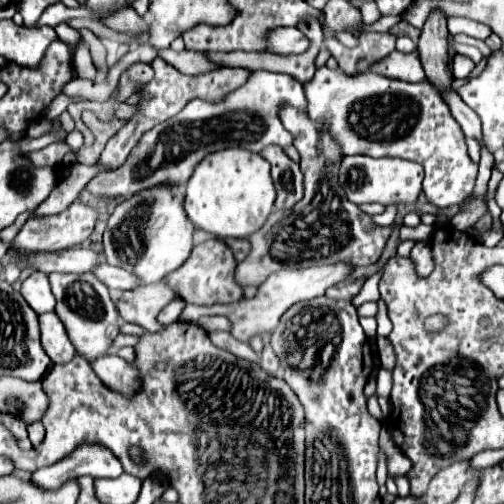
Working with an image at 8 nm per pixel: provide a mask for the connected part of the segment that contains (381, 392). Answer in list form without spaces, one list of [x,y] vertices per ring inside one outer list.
[[[381,370],[379,376],[377,376],[377,396],[385,396],[389,398],[389,392],[391,392],[391,372],[387,370]]]

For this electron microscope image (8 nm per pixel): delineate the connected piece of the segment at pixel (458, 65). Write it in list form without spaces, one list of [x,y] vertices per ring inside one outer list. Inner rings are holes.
[[[455,54],[455,58],[453,58],[453,76],[455,78],[467,78],[473,68],[475,68],[473,60],[469,60],[467,56]]]

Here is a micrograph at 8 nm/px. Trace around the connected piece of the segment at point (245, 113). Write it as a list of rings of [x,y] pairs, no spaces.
[[[253,70],[249,80],[229,92],[225,100],[217,104],[209,104],[207,100],[191,100],[177,116],[145,132],[121,168],[97,174],[93,180],[89,180],[87,190],[99,198],[127,198],[143,188],[151,188],[161,182],[179,186],[185,184],[193,174],[193,168],[207,154],[213,154],[217,150],[237,146],[251,152],[261,152],[269,144],[287,148],[293,144],[293,134],[283,128],[281,118],[277,116],[281,104],[289,104],[301,112],[307,112],[303,86],[289,74]]]

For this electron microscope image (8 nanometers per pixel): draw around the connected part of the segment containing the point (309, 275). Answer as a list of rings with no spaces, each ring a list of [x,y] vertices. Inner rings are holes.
[[[345,264],[313,266],[313,268],[303,268],[303,270],[281,270],[281,272],[275,272],[273,276],[269,276],[259,286],[257,294],[251,300],[239,300],[239,302],[233,302],[233,304],[217,304],[217,306],[189,306],[189,308],[195,308],[195,314],[199,314],[195,318],[215,316],[215,314],[227,316],[233,322],[231,334],[237,340],[247,342],[255,334],[261,336],[261,334],[271,332],[279,324],[279,318],[293,304],[303,302],[303,300],[311,300],[311,298],[317,298],[317,296],[323,296],[329,286],[335,286],[337,282],[341,282],[349,272],[351,272],[351,266],[345,266]]]

